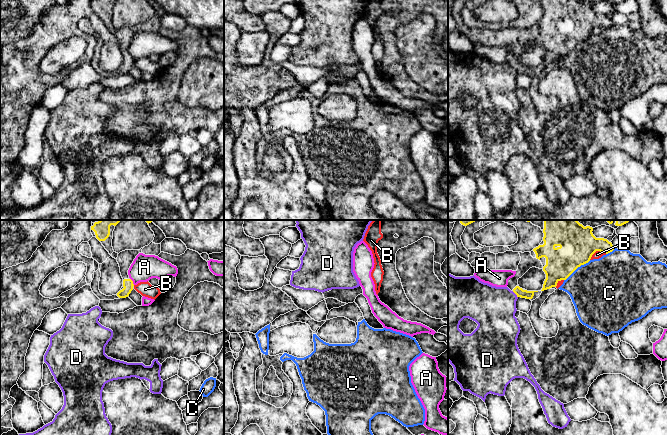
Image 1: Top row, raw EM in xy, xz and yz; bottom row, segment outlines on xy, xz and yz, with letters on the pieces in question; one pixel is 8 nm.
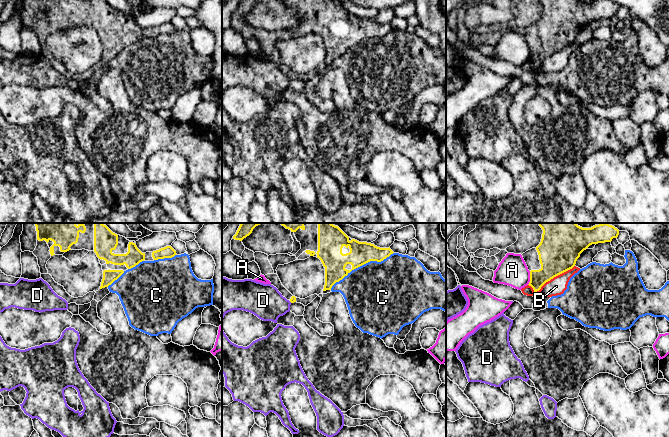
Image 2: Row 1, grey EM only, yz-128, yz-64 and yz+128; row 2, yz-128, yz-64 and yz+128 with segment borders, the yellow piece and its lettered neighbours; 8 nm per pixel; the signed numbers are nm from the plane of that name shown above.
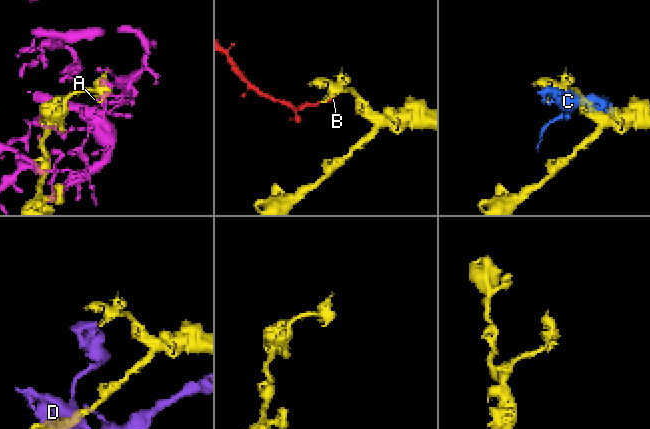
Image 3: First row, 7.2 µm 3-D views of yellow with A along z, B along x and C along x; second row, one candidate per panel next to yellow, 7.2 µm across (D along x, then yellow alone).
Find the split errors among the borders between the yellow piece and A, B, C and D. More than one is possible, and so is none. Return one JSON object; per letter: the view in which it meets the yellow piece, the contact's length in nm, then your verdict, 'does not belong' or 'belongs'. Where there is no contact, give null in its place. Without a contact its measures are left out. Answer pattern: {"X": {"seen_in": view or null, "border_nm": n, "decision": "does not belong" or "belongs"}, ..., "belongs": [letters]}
{"A": {"seen_in": "xy", "border_nm": 70, "decision": "does not belong"}, "B": {"seen_in": "yz", "border_nm": 150, "decision": "does not belong"}, "C": {"seen_in": "yz", "border_nm": 280, "decision": "does not belong"}, "D": {"seen_in": "yz", "border_nm": 70, "decision": "does not belong"}, "belongs": []}

